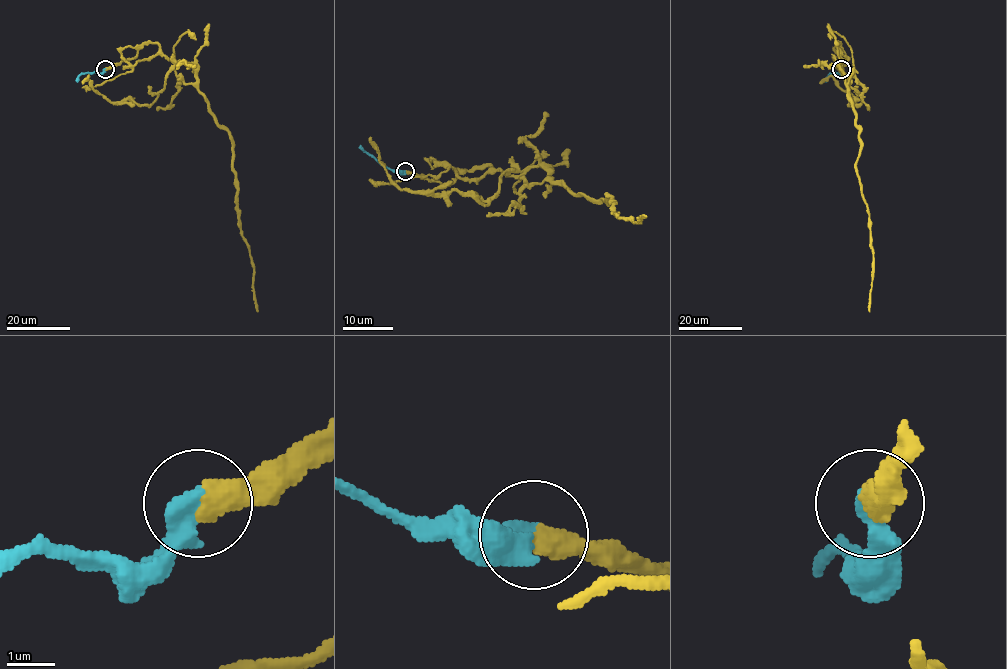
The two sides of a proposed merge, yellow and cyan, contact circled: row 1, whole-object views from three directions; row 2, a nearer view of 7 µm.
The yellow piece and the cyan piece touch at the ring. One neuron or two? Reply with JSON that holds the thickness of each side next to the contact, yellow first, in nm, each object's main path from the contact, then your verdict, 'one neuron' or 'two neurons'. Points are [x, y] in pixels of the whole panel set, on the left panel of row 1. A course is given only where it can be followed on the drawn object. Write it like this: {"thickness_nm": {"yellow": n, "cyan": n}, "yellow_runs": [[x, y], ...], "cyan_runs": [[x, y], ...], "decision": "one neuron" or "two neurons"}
{"thickness_nm": {"yellow": 500, "cyan": 460}, "yellow_runs": [[105, 69], [157, 43], [195, 70], [208, 112], [231, 135], [240, 233], [253, 268], [257, 311]], "cyan_runs": [[105, 69], [102, 73], [82, 73], [76, 81]], "decision": "two neurons"}

